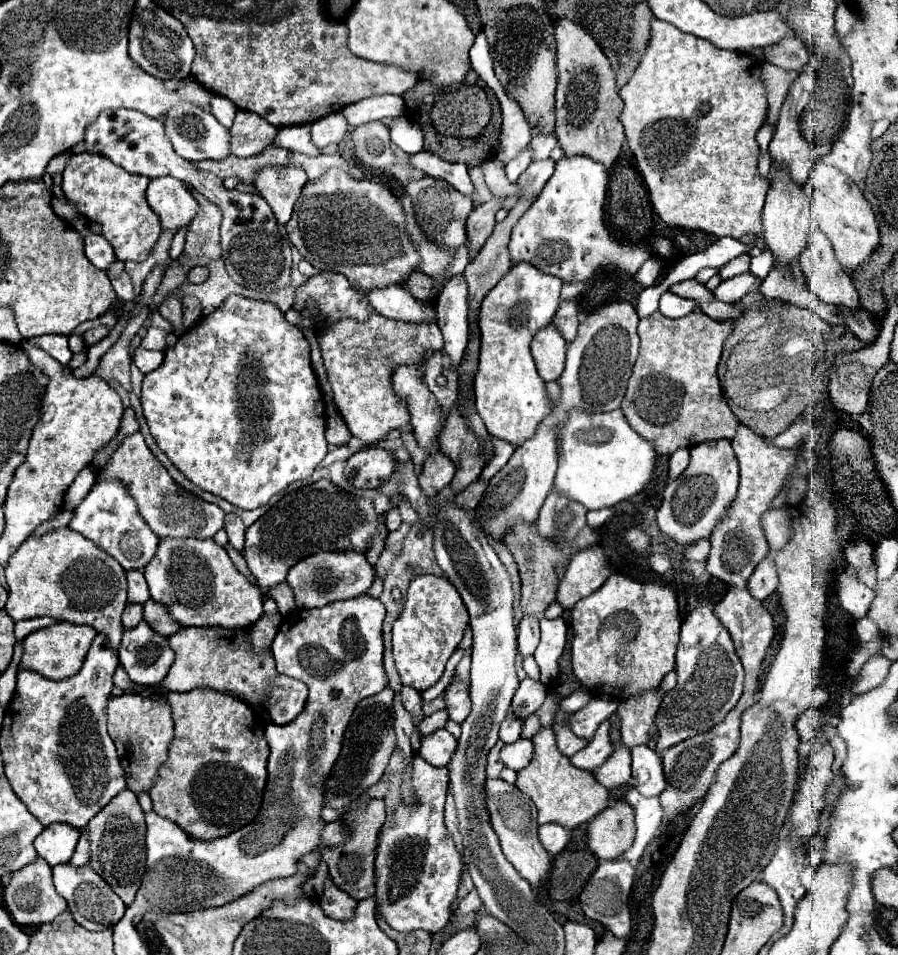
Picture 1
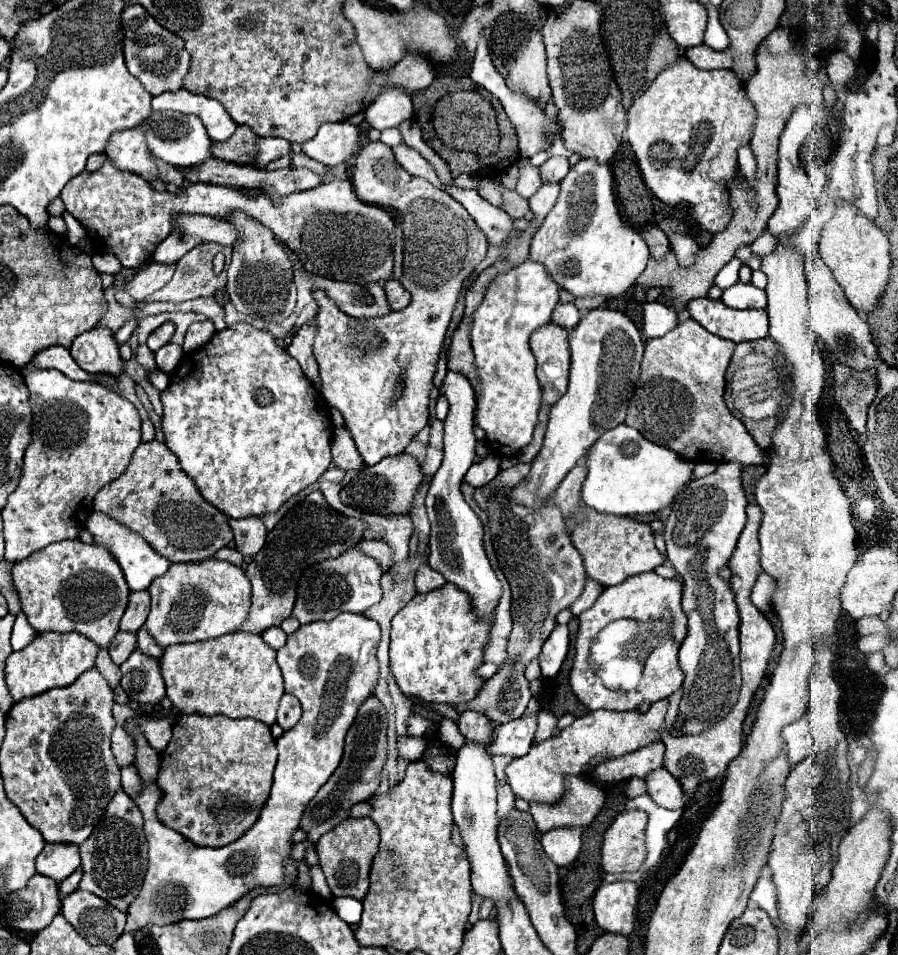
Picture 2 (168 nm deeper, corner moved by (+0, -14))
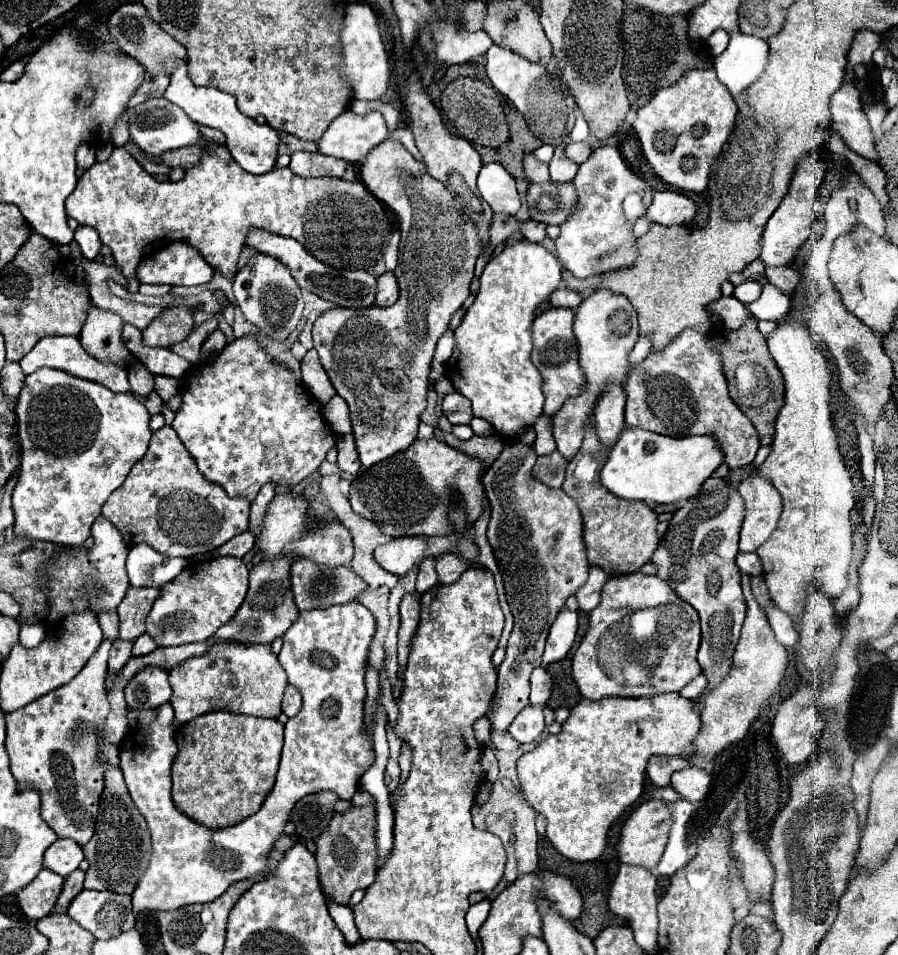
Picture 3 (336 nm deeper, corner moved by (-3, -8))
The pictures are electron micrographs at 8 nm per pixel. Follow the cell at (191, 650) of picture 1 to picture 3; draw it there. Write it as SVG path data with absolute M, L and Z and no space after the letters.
M217 642L217 646L209 648L209 654L187 658L169 672L169 684L173 688L171 706L175 710L173 726L181 726L215 710L277 718L281 714L281 700L287 684L285 676L271 644L245 646L241 642Z

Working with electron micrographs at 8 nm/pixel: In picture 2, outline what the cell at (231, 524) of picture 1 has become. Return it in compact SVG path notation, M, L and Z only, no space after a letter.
M248 516L244 520L232 520L230 526L234 530L234 542L236 550L244 558L252 558L256 552L260 552L266 544L266 526L260 520L260 516Z

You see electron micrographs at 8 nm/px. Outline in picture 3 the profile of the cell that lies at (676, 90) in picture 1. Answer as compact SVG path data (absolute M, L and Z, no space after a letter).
M689 70L637 110L633 130L639 136L645 158L663 182L685 192L703 194L711 166L735 126L735 118L737 106L729 90L717 80L715 70Z

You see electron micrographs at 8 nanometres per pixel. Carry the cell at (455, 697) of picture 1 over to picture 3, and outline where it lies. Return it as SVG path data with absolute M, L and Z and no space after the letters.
M491 728L491 740L493 740L495 748L507 750L507 752L517 750L517 746L519 746L519 742L515 738L511 738L509 732L499 732L499 730L493 730L493 728Z

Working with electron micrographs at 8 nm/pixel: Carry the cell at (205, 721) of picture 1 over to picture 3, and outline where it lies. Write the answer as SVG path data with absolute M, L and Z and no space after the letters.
M209 712L175 732L177 756L171 768L173 802L207 828L227 828L253 816L275 784L283 746L283 724L275 718Z

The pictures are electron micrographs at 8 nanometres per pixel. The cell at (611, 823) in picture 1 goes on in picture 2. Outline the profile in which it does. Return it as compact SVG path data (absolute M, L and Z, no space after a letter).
M630 810L616 816L604 834L602 868L610 874L636 872L646 860L646 830L648 814Z

